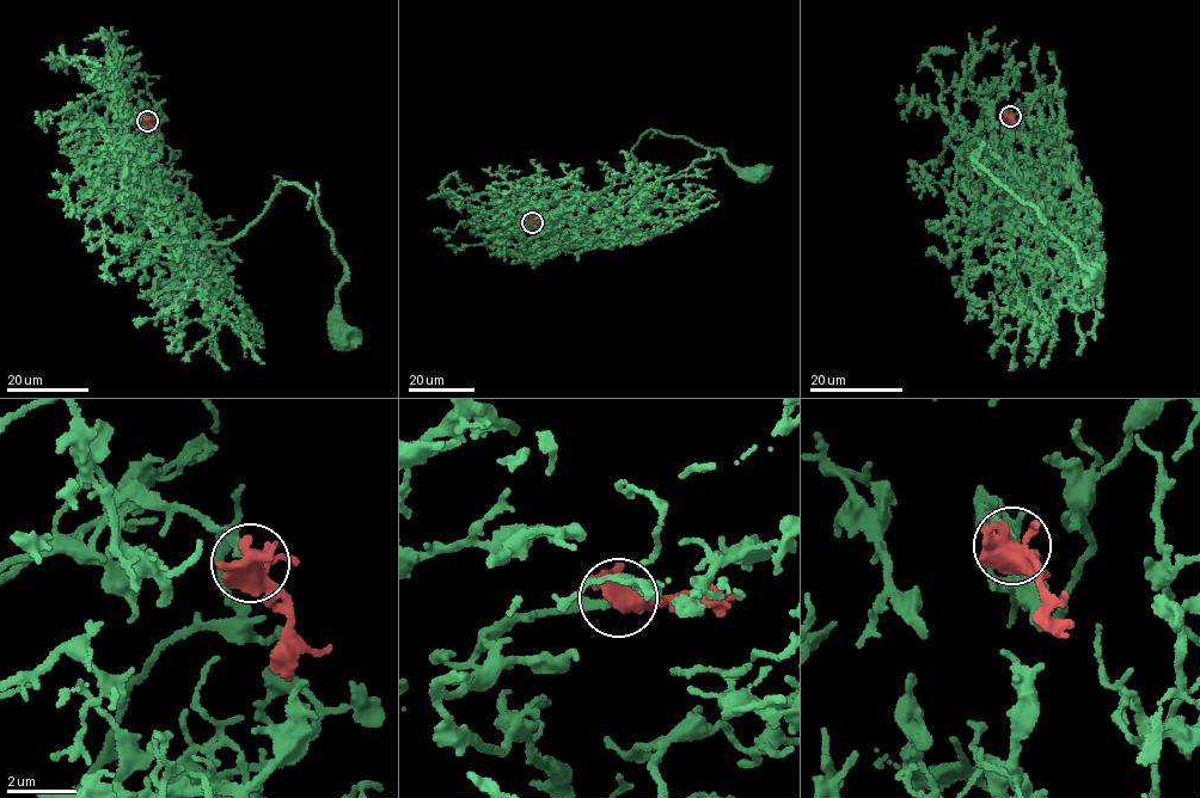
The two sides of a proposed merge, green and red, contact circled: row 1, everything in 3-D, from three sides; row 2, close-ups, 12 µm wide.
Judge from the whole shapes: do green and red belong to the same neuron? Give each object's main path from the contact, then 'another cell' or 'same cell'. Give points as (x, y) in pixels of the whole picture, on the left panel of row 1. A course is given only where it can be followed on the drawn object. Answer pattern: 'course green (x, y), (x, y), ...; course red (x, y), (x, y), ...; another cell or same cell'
course green (147, 120), (112, 128), (127, 208), (173, 238), (226, 243), (297, 184), (342, 259), (342, 333); course red (147, 120), (152, 134); same cell

